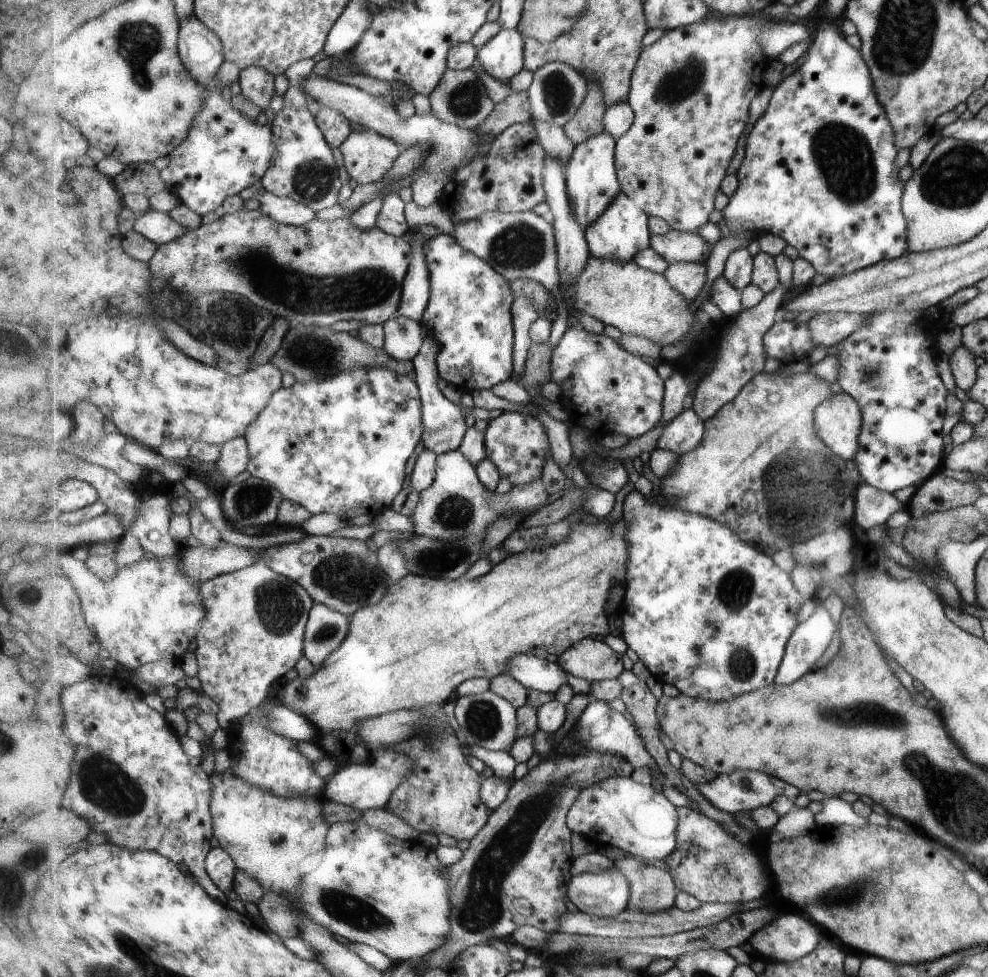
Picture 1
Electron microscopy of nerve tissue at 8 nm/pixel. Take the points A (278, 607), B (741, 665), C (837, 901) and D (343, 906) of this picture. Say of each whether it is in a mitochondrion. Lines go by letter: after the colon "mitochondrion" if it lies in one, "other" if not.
A: mitochondrion
B: mitochondrion
C: mitochondrion
D: mitochondrion

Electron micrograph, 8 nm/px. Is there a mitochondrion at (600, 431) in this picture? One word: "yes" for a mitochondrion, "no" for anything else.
no

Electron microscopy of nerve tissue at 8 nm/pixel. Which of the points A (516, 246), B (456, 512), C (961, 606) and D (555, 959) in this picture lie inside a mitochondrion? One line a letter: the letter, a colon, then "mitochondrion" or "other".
A: mitochondrion
B: mitochondrion
C: other
D: other

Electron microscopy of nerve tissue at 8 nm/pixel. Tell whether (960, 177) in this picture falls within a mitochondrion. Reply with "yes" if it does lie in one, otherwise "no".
yes

